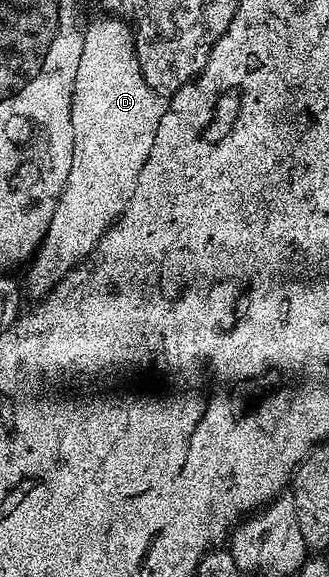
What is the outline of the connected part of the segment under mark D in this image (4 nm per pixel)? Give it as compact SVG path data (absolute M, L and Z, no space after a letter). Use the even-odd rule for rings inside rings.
M101 17L90 27L85 27L82 35L80 68L76 68L72 96L72 168L60 192L56 212L52 212L52 224L48 224L48 232L25 271L24 290L34 300L45 298L60 280L64 280L64 276L68 276L68 272L89 258L98 241L106 235L106 229L122 215L136 188L136 180L140 180L140 168L144 168L144 160L148 160L148 152L152 152L156 128L160 128L160 120L166 111L167 99L152 89L140 72L129 25L120 18Z

